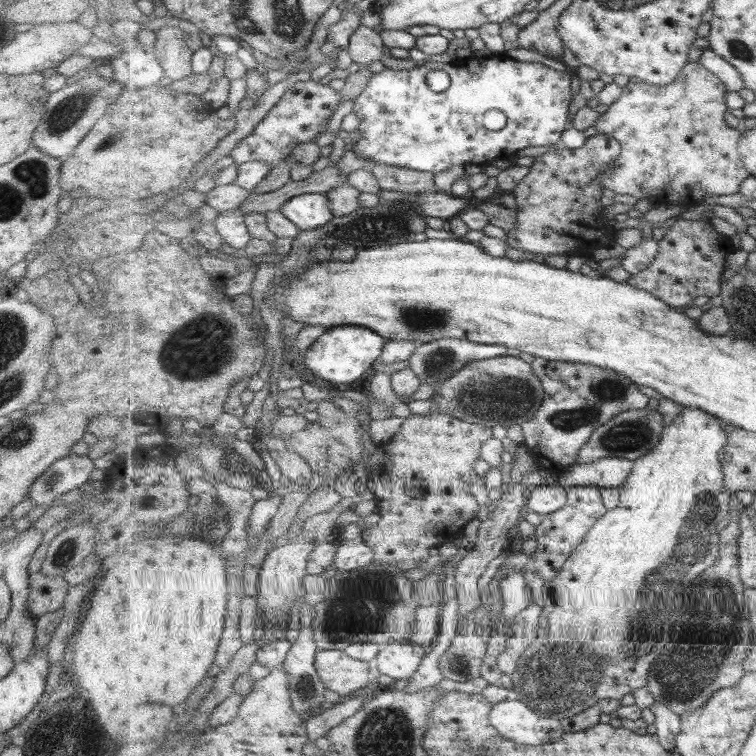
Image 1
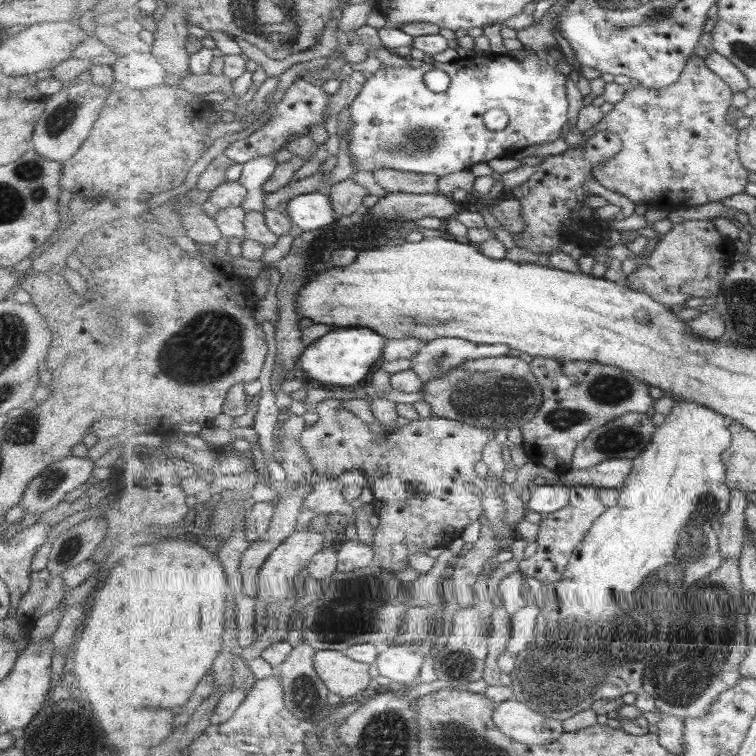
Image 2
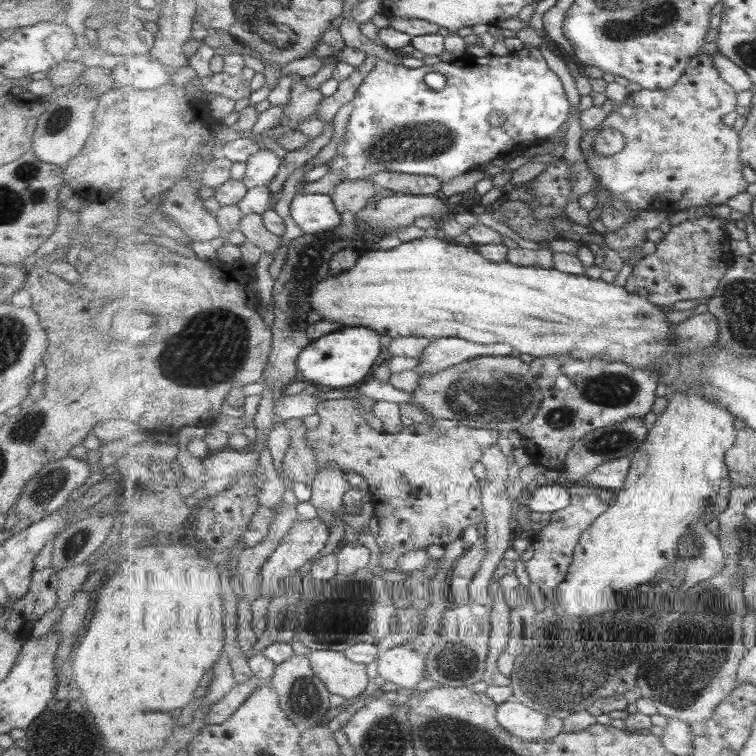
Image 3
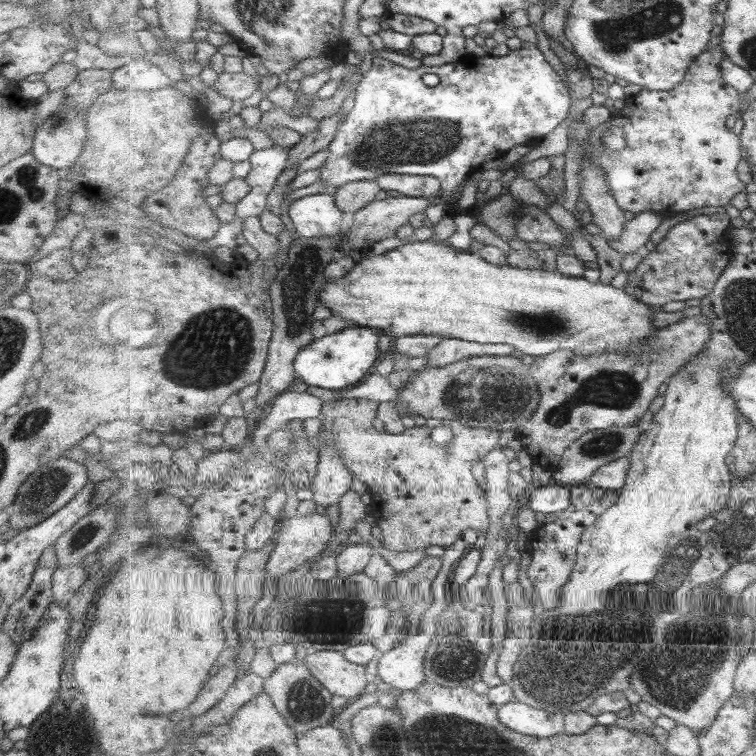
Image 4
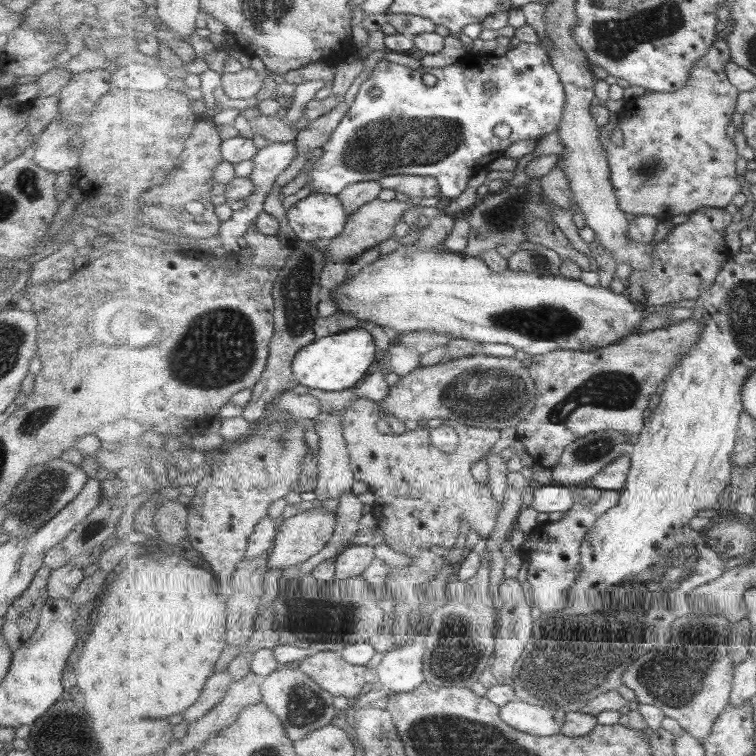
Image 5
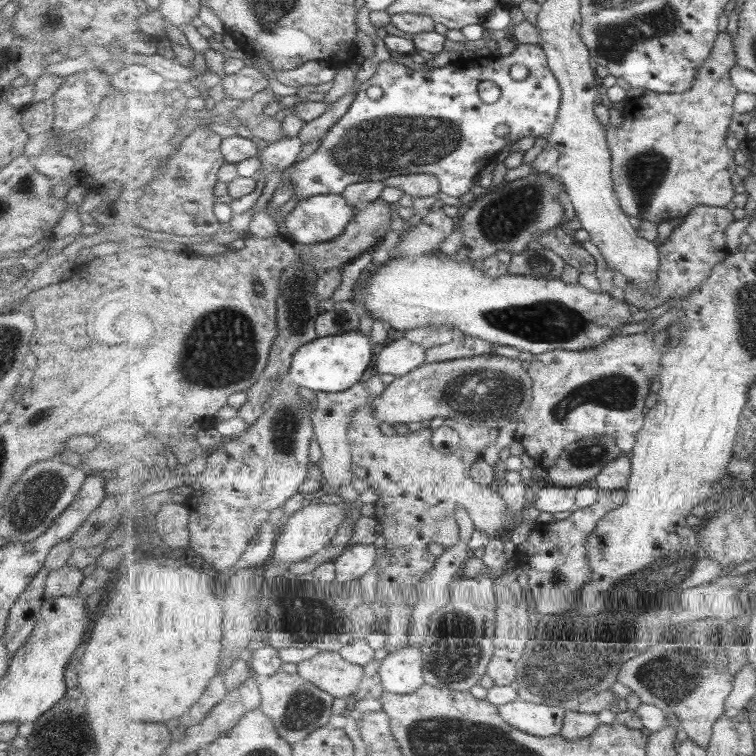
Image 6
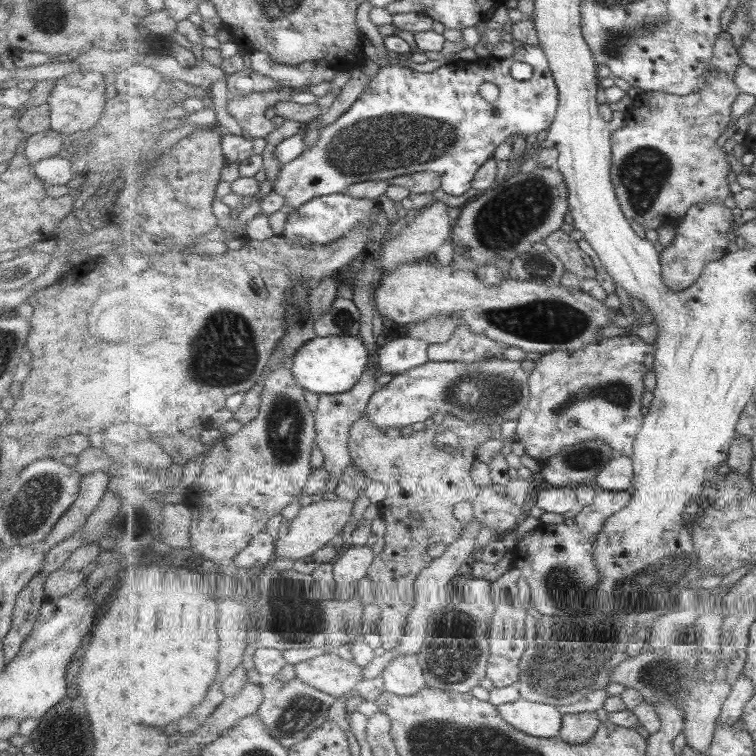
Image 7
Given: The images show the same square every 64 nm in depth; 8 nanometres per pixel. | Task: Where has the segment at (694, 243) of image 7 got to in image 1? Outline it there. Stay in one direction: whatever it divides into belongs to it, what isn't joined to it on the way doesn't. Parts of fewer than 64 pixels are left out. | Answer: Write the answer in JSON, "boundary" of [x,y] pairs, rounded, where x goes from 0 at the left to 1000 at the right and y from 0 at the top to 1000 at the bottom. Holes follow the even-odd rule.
{"boundary":[[[939,291],[896,292],[881,304],[872,319],[872,335],[857,356],[840,361],[832,369],[832,376],[858,385],[861,389],[882,399],[896,410],[914,406],[922,392],[951,392],[956,381],[956,360],[959,347],[974,328],[964,313],[952,310],[943,302]]]}

